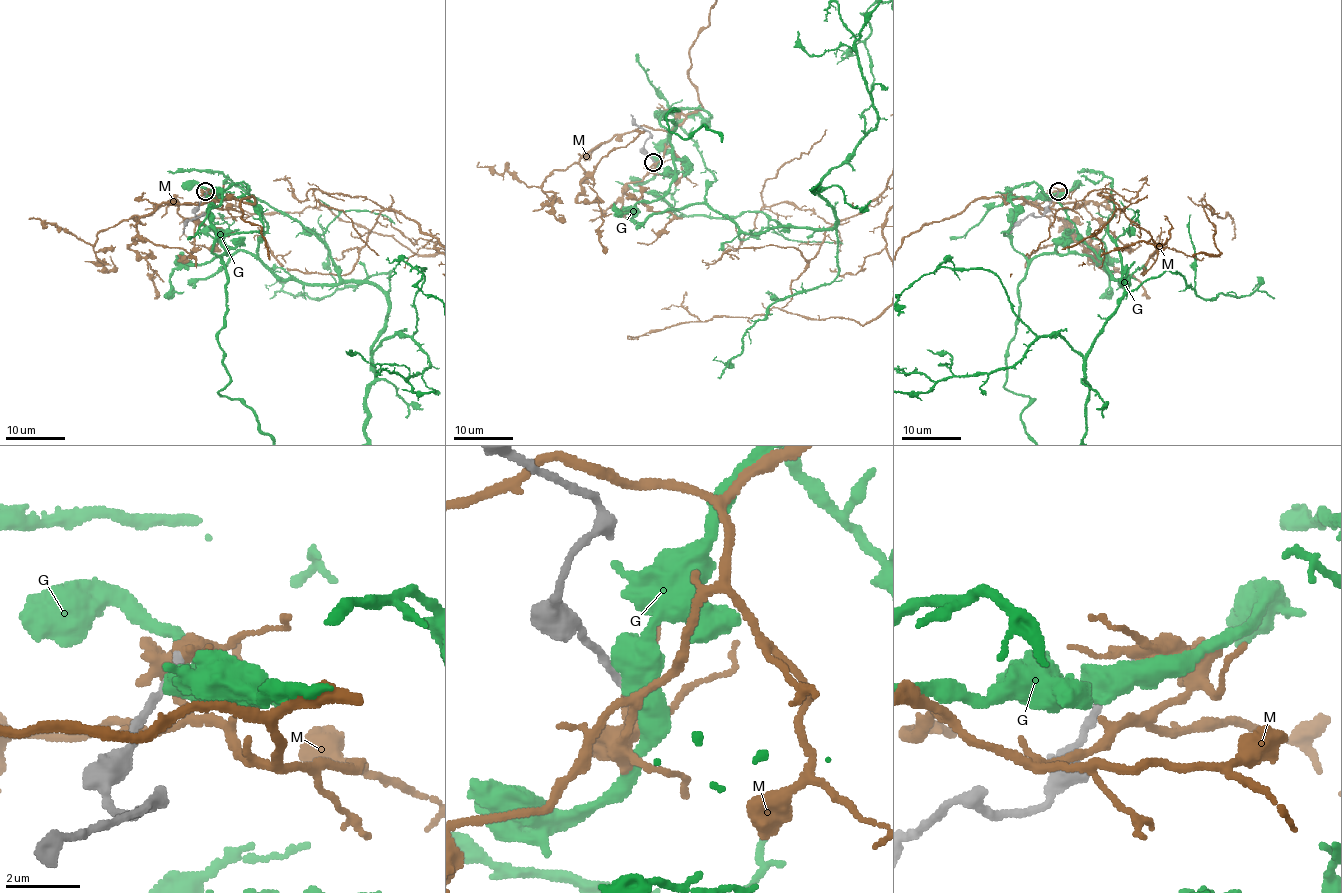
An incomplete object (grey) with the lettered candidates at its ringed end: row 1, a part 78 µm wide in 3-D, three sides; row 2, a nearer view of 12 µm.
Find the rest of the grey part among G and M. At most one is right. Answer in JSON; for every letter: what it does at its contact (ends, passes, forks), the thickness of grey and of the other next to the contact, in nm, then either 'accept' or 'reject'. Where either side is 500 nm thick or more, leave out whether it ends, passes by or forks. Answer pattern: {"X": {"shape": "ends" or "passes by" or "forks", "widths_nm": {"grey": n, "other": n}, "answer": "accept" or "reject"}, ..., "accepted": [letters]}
{"G": {"widths_nm": {"grey": 240, "other": 600}, "answer": "reject"}, "M": {"shape": "passes by", "widths_nm": {"grey": 220, "other": 440}, "answer": "reject"}, "accepted": []}

